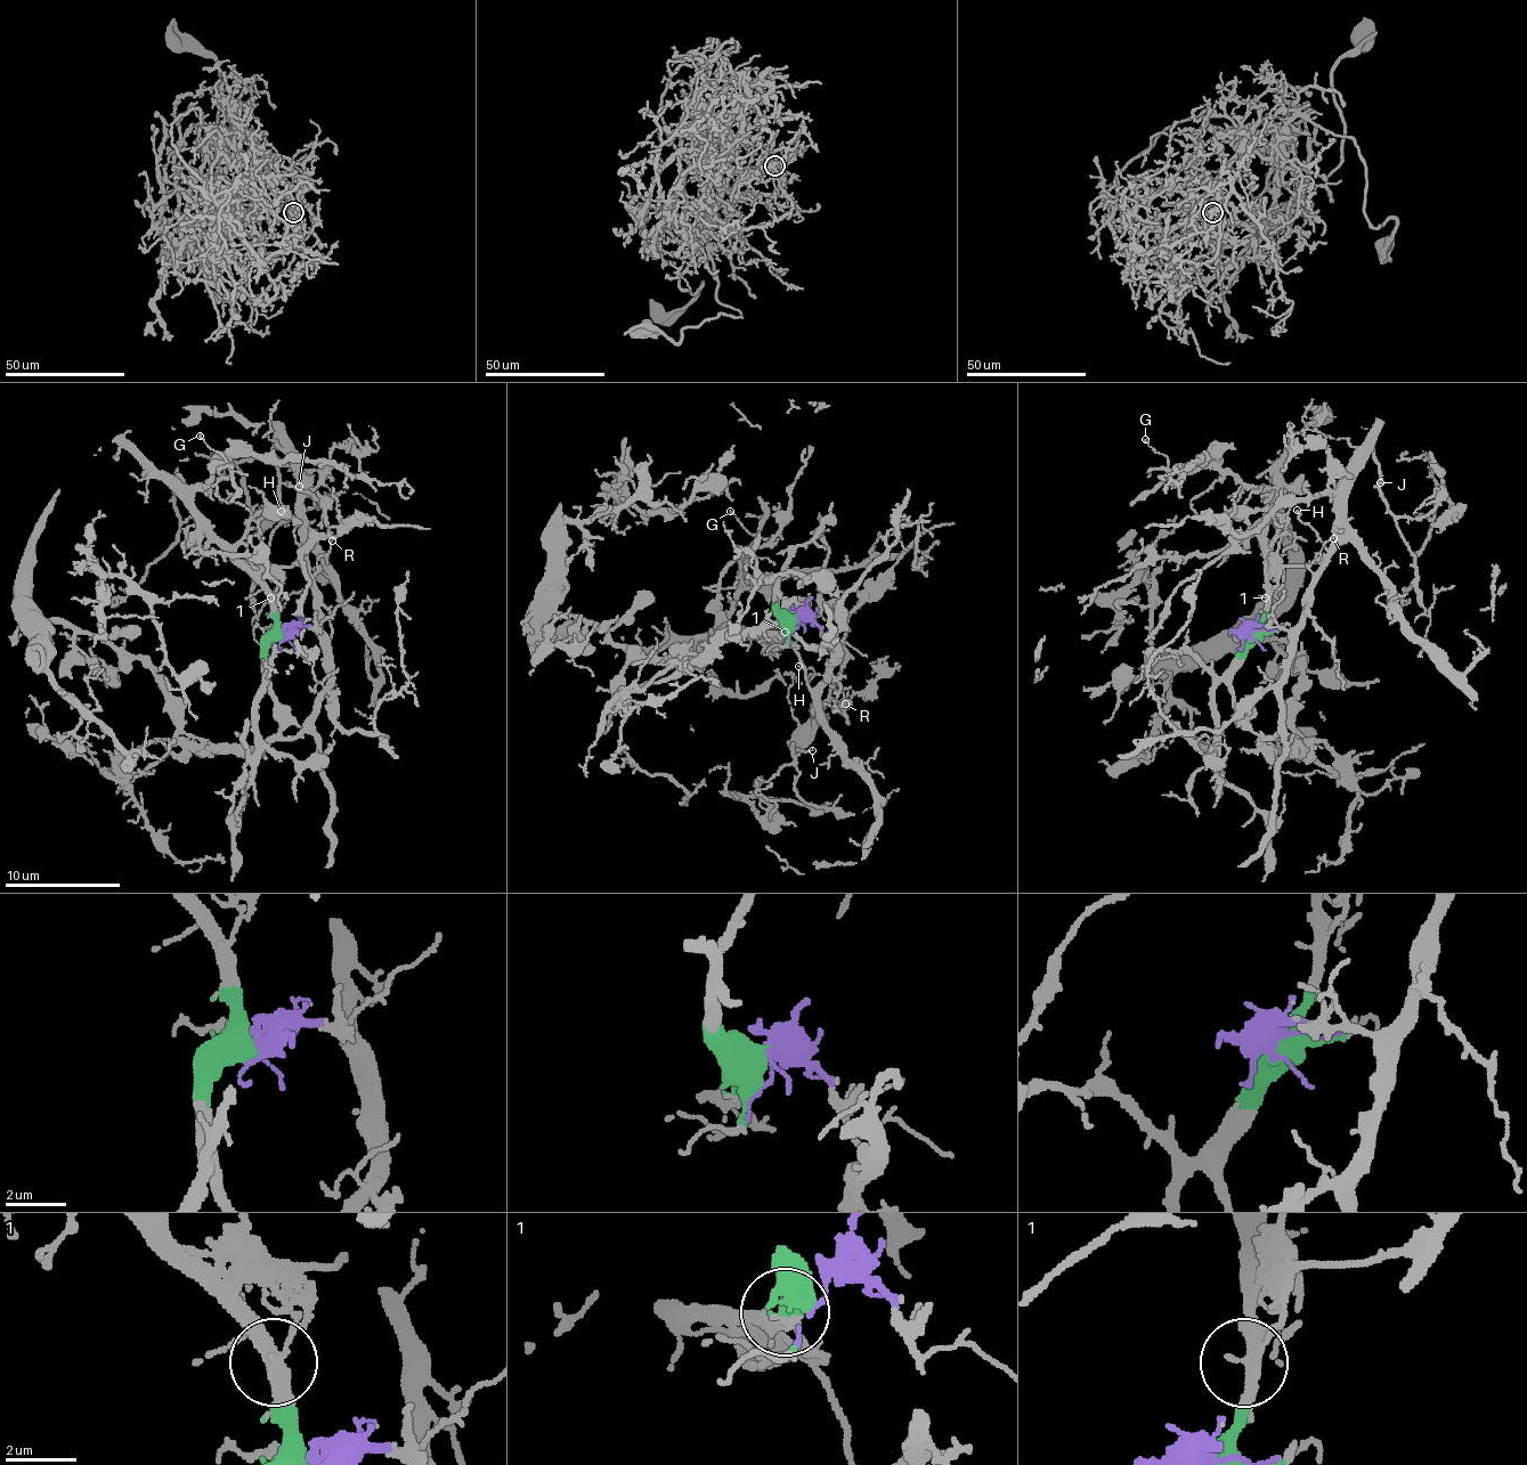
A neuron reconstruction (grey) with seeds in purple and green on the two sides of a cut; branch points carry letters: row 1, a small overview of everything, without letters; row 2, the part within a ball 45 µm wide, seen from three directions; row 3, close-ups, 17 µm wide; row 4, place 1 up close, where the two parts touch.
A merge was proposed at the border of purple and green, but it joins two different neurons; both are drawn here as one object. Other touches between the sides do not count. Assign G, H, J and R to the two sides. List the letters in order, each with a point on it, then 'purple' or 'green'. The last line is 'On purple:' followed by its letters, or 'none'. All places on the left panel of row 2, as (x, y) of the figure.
G: at (200, 436); green
H: at (281, 511); purple
J: at (299, 486); purple
R: at (332, 540); purple
On purple: H, J, R

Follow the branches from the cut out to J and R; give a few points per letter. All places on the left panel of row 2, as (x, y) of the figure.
J: (284, 636), (322, 626), (303, 571), (299, 473), (274, 448), (281, 480), (298, 486)
R: (284, 636), (302, 628), (322, 632), (319, 597), (311, 577), (333, 540)

